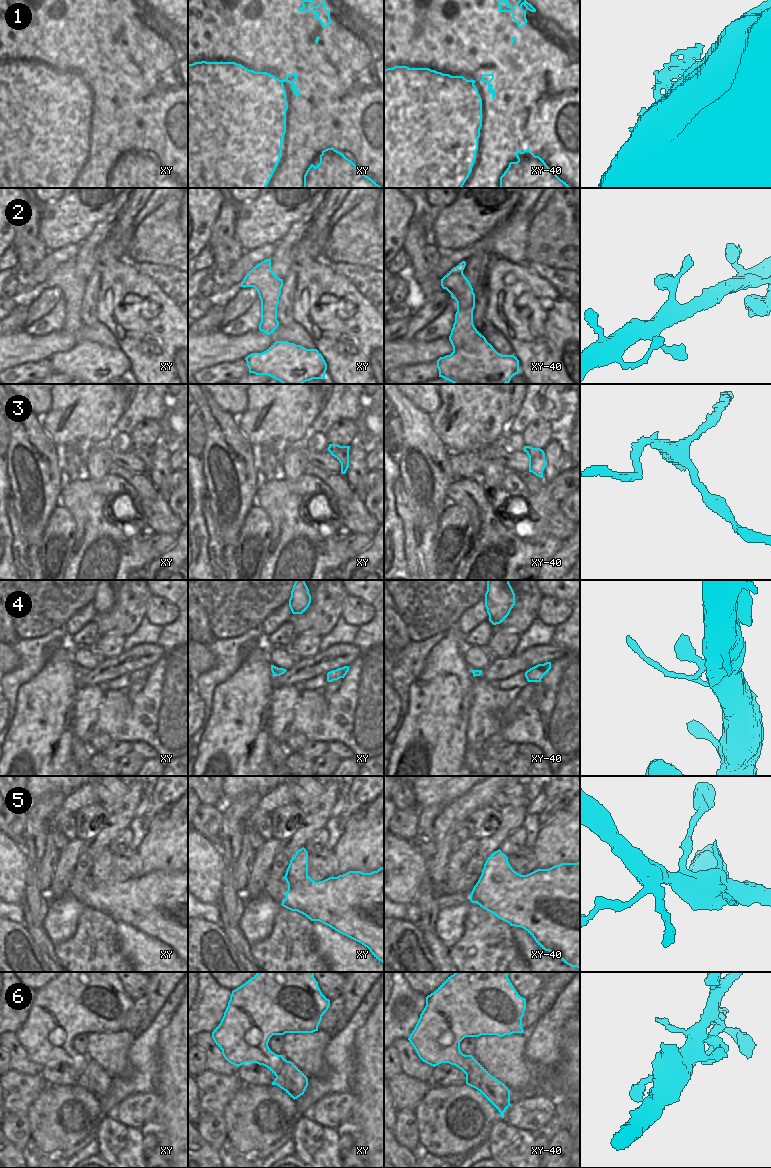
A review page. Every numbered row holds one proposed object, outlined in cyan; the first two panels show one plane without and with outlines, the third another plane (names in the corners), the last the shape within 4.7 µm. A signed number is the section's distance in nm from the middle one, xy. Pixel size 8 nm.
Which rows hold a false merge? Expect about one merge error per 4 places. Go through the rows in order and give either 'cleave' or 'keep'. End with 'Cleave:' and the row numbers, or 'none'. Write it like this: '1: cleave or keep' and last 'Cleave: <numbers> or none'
1: keep
2: keep
3: keep
4: keep
5: keep
6: cleave
Cleave: 6

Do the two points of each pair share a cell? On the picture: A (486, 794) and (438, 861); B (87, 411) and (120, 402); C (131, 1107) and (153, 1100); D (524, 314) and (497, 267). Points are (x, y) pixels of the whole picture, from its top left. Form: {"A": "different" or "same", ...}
{"A": "same", "B": "same", "C": "same", "D": "same"}

